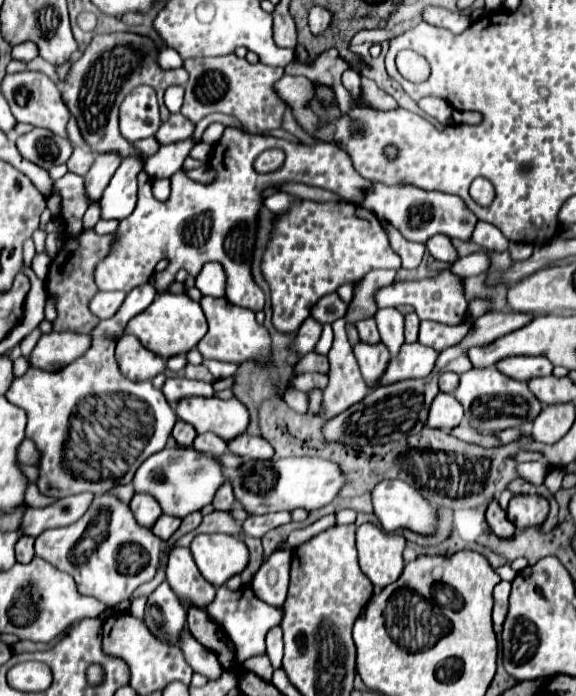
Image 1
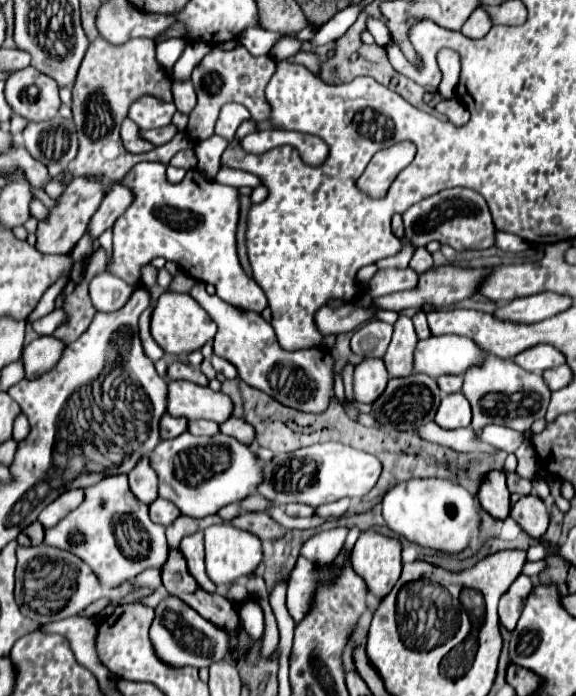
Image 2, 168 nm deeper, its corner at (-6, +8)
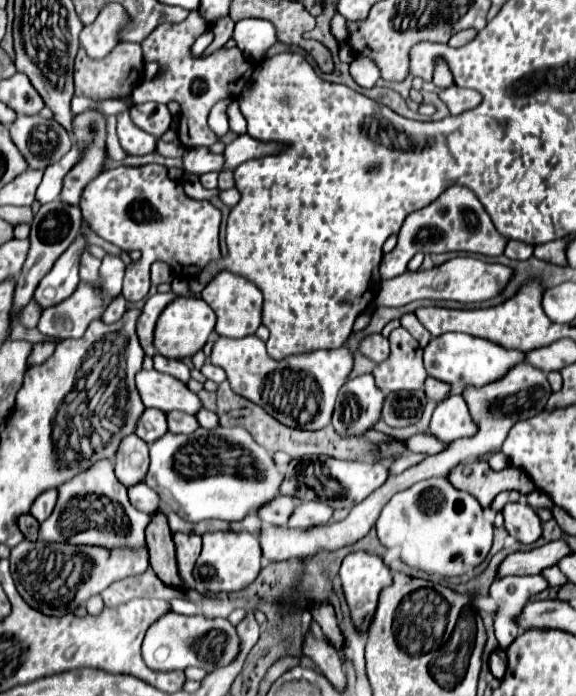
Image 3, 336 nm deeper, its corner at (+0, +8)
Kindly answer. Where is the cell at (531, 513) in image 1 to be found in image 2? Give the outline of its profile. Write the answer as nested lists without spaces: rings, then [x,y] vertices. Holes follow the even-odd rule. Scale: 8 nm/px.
[[[525,495],[511,507],[511,517],[533,539],[539,539],[549,525],[549,513],[545,503],[537,495]]]

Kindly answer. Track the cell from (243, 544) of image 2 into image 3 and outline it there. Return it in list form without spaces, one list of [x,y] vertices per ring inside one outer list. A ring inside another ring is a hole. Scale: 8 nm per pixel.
[[[215,531],[203,533],[203,551],[195,565],[195,579],[207,591],[239,591],[255,581],[261,569],[261,547],[255,535],[247,531]]]

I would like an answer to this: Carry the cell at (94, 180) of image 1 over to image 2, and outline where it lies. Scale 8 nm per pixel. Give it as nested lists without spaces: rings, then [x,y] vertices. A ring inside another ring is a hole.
[[[73,177],[67,181],[67,187],[63,195],[57,199],[57,205],[49,209],[47,219],[39,221],[37,225],[37,251],[43,255],[69,255],[77,241],[83,237],[95,209],[103,201],[103,189],[105,185],[99,185],[99,181],[87,181],[87,177]]]

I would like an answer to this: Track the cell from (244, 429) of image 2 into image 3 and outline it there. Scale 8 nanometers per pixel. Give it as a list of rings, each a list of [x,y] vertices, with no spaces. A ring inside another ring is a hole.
[[[201,409],[201,411],[197,413],[197,419],[199,419],[201,427],[205,427],[205,429],[215,429],[215,427],[219,427],[219,417],[217,417],[213,411],[209,411],[209,409]]]

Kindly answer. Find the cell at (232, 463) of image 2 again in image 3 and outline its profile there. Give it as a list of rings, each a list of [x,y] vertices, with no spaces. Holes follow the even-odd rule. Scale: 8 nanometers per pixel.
[[[199,427],[191,435],[181,433],[165,433],[161,439],[149,445],[151,453],[151,467],[145,477],[145,483],[159,493],[163,509],[175,511],[179,517],[197,523],[203,519],[225,519],[225,521],[239,521],[249,511],[257,511],[263,503],[277,495],[281,483],[281,471],[275,467],[269,453],[253,441],[253,437],[239,427],[217,427],[217,429],[203,429]]]

